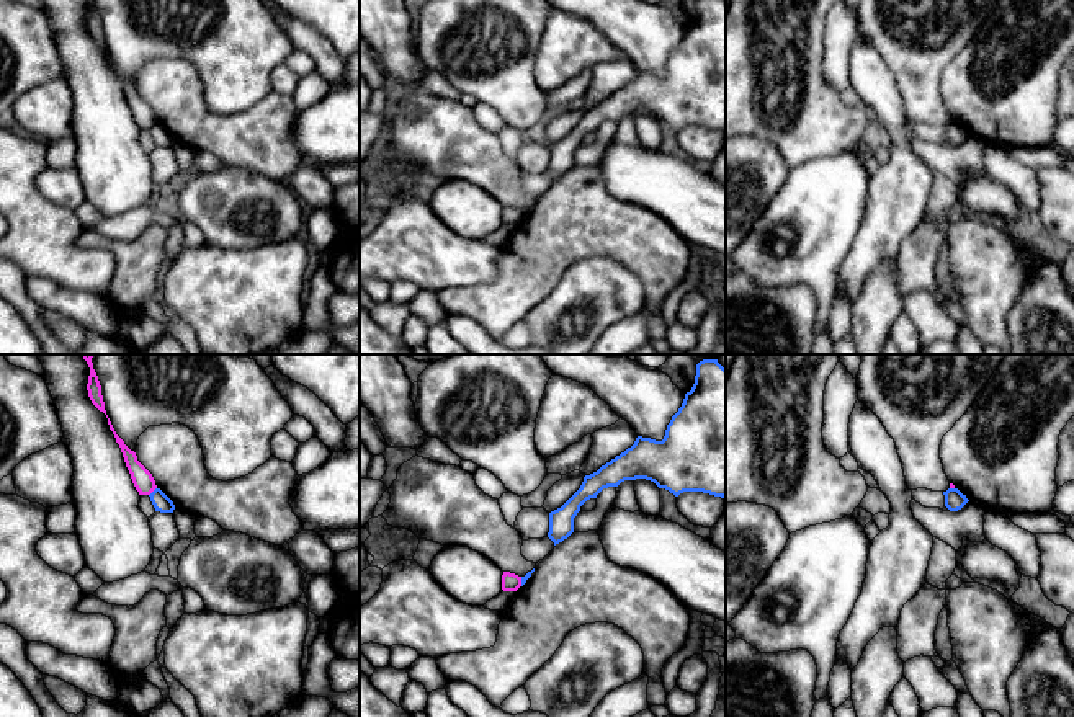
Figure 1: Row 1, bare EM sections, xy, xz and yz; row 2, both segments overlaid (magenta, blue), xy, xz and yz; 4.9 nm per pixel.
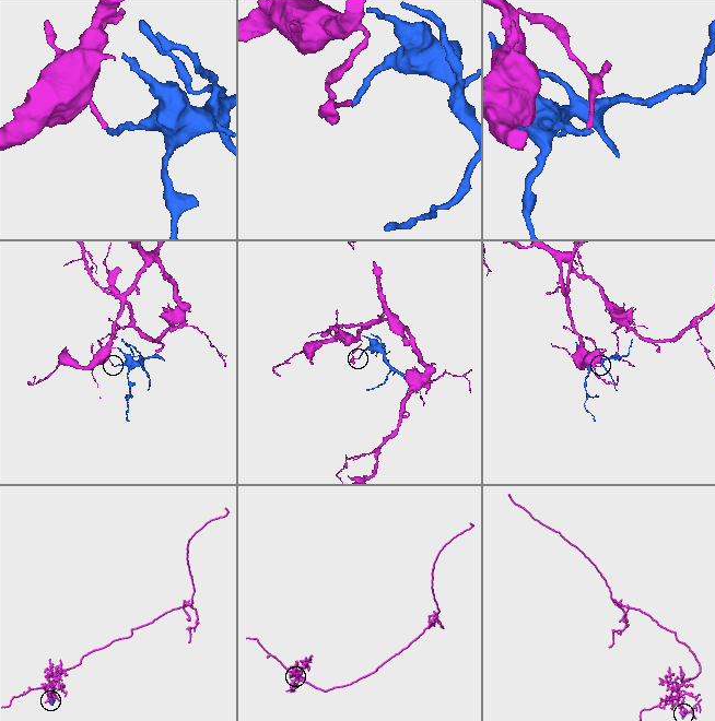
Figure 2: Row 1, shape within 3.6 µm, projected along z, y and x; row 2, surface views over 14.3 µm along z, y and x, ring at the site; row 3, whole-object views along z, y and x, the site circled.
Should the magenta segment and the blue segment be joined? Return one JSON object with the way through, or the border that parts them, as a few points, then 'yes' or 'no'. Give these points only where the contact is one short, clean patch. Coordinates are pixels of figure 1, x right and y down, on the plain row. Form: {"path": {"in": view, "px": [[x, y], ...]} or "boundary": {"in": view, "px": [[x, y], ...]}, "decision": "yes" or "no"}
{"boundary": {"in": "xy", "px": [[156, 121], [149, 129]]}, "decision": "no"}

